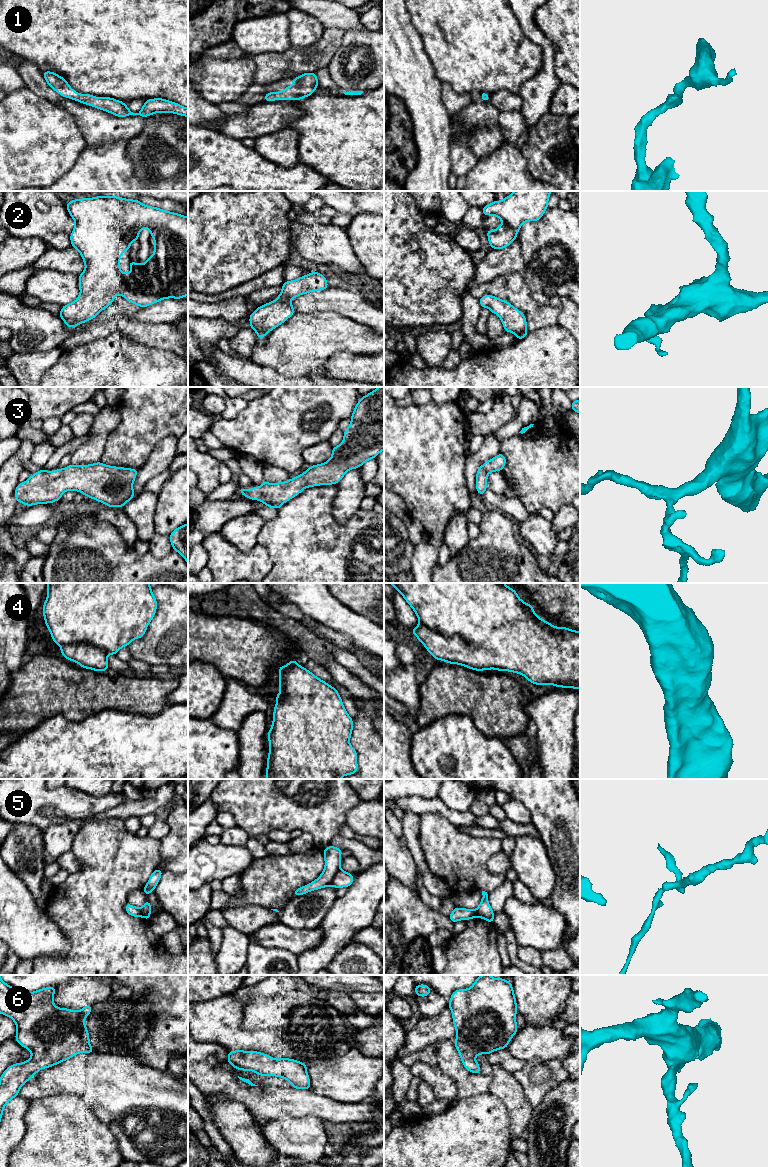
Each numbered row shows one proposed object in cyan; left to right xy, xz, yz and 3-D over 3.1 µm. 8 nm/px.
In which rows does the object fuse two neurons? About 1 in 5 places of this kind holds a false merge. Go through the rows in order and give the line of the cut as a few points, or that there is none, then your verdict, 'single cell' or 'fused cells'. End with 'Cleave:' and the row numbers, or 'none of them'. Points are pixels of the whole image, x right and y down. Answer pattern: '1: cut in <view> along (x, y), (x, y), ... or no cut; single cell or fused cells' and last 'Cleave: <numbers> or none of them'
1: no cut; single cell
2: no cut; single cell
3: no cut; single cell
4: no cut; single cell
5: no cut; single cell
6: no cut; single cell
Cleave: none of them

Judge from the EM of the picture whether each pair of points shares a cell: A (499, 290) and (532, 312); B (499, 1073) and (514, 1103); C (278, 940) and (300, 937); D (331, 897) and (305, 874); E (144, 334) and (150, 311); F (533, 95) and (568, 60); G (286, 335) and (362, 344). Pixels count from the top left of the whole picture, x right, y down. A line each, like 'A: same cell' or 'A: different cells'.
A: same cell
B: same cell
C: same cell
D: different cells
E: different cells
F: different cells
G: same cell

